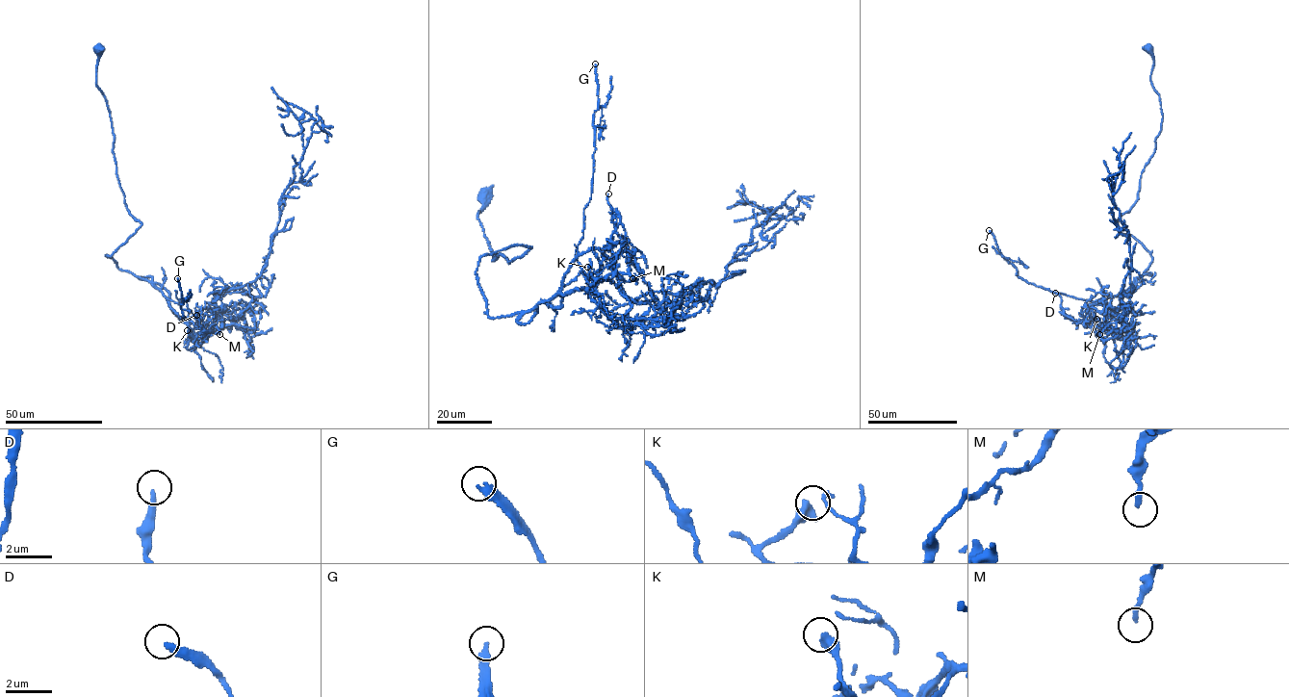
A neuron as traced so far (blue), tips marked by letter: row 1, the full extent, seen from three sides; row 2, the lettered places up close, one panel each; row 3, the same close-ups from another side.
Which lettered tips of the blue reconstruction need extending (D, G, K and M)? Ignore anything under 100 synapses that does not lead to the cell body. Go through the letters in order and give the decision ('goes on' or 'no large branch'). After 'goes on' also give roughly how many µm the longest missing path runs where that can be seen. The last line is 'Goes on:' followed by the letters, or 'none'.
D: no large branch
G: goes on; missing 60 µm
K: no large branch
M: no large branch
Goes on: G

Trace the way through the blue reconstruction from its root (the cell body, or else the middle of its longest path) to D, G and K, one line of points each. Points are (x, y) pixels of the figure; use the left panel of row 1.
D: (99, 47), (96, 86), (110, 112), (116, 176), (141, 224), (106, 255), (211, 332), (196, 315)
G: (99, 47), (96, 86), (110, 112), (116, 176), (141, 224), (106, 255), (159, 288), (184, 320), (177, 278)
K: (99, 47), (116, 176), (141, 224), (106, 255), (160, 289), (190, 339), (207, 340), (190, 349), (187, 330)

